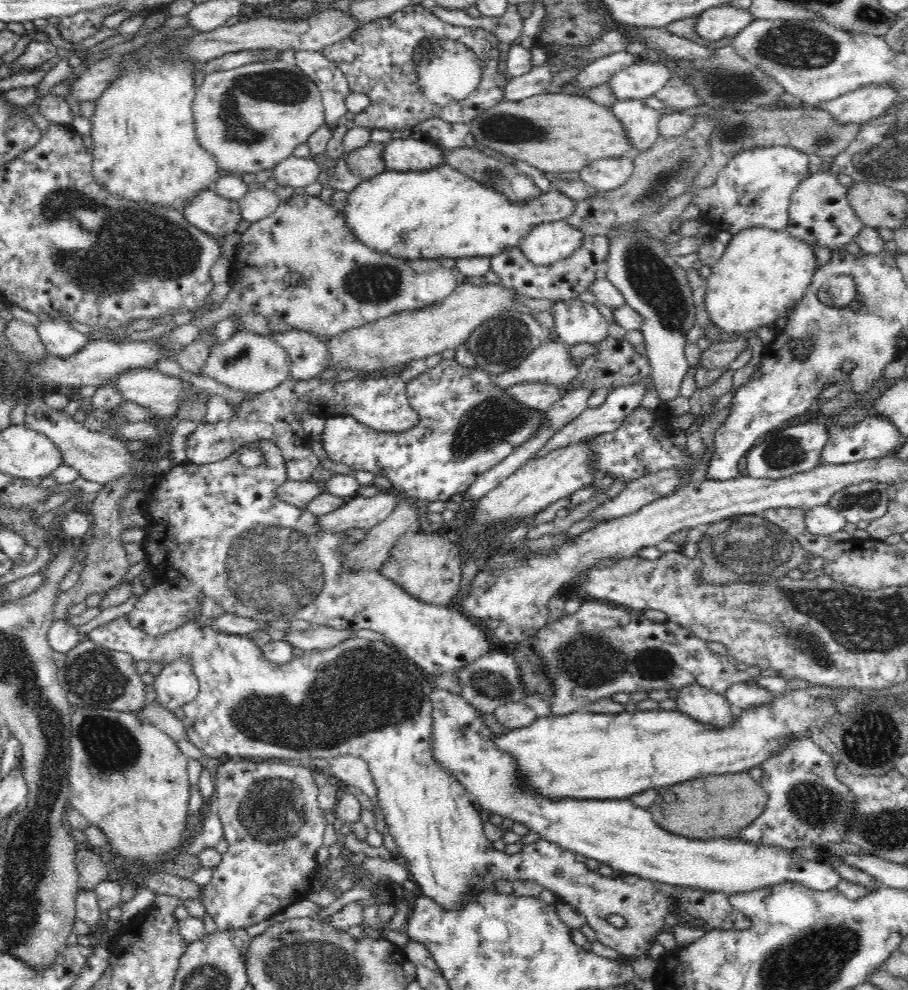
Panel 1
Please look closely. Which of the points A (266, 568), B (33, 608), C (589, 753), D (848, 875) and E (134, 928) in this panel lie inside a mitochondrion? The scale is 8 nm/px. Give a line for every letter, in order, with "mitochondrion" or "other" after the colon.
A: mitochondrion
B: other
C: other
D: other
E: other

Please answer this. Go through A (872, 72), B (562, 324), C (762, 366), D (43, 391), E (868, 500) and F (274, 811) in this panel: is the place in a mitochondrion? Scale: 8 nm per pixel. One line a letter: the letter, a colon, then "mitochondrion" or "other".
A: other
B: other
C: other
D: other
E: mitochondrion
F: mitochondrion

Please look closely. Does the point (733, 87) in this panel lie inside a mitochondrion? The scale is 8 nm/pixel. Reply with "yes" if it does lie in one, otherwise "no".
yes

